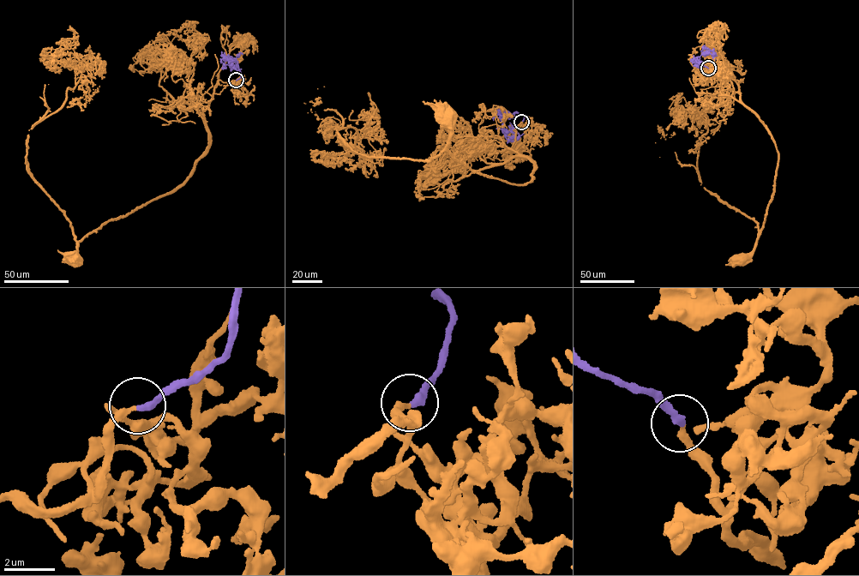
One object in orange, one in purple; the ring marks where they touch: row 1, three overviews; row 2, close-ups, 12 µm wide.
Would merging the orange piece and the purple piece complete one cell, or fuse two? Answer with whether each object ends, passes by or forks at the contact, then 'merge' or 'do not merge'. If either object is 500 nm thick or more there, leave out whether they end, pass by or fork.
orange passes by | purple ends | merge

